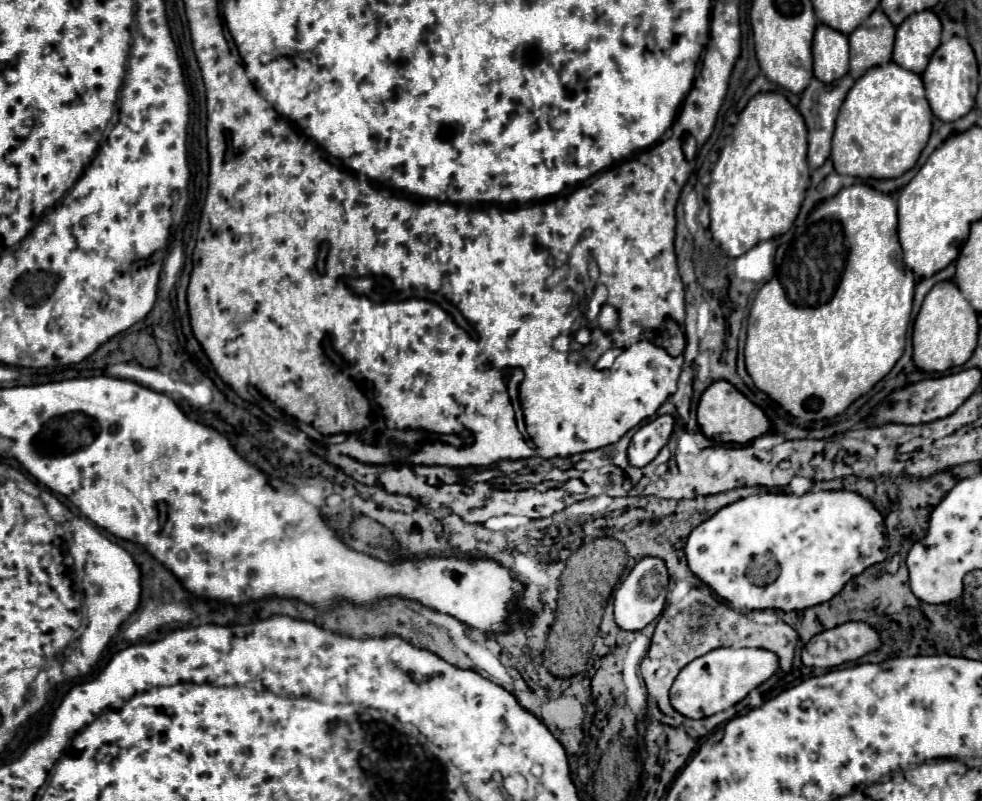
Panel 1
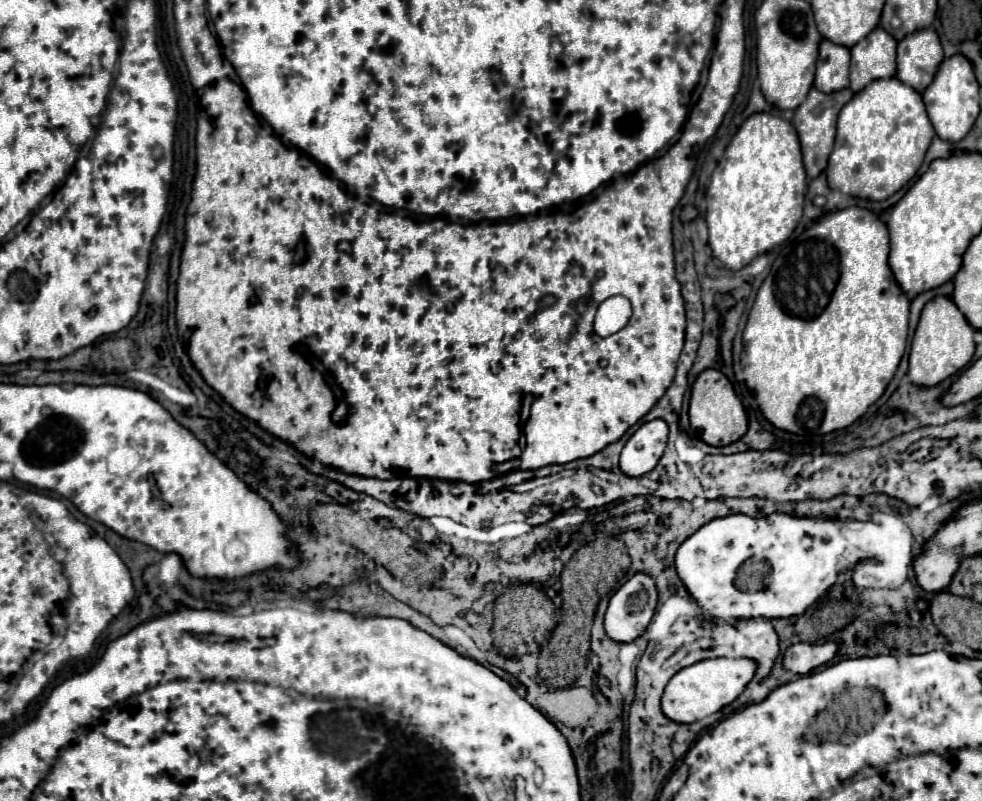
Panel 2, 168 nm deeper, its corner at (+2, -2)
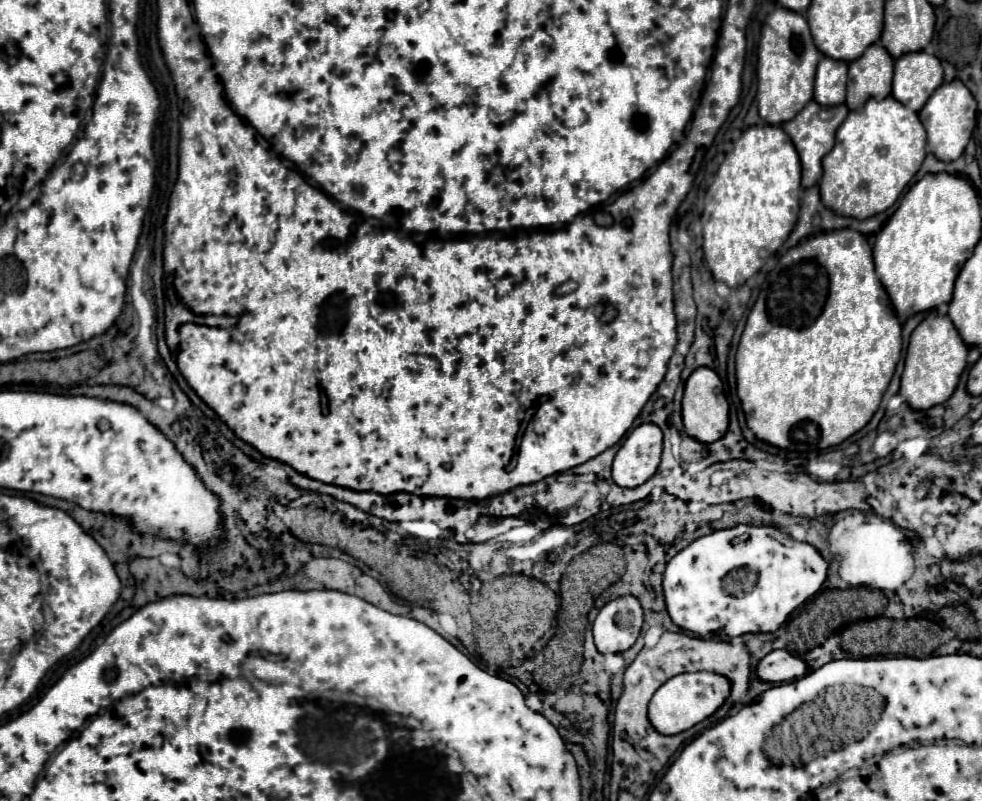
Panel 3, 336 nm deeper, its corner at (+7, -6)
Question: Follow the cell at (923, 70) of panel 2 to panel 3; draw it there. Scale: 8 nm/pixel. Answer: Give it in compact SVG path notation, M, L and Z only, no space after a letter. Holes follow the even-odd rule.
M925 50L907 52L895 60L893 98L899 98L911 110L919 110L923 102L941 86L943 68L933 54Z

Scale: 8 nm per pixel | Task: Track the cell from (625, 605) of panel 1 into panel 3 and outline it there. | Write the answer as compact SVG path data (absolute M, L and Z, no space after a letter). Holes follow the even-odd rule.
M621 596L601 608L593 624L595 646L601 654L631 648L643 626L643 608L635 596Z

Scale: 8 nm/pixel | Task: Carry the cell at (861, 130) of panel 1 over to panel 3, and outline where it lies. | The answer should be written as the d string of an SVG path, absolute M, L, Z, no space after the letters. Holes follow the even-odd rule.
M887 96L883 100L869 98L863 104L863 108L851 110L847 114L845 122L837 130L833 150L823 158L823 178L819 182L821 200L827 208L835 210L837 214L851 214L853 218L869 218L873 214L879 214L895 204L899 194L917 174L925 154L927 154L927 134L917 112L903 106L893 96Z

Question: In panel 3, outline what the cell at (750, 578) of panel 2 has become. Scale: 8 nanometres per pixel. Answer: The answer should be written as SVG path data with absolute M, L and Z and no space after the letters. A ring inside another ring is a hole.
M739 524L735 528L715 530L697 538L667 562L667 570L663 574L667 612L679 628L701 638L711 638L715 634L741 636L747 632L775 632L795 608L819 592L827 578L827 570L829 562L815 546L807 542L793 542L775 526Z

